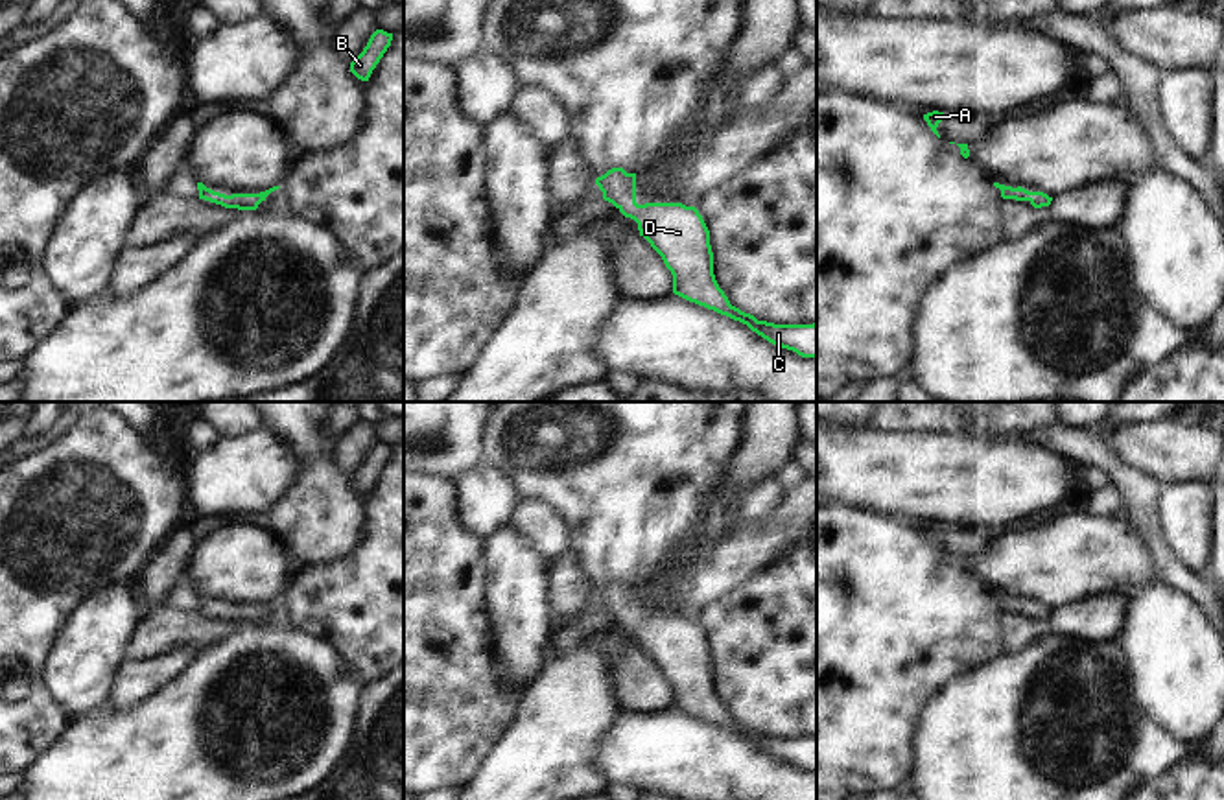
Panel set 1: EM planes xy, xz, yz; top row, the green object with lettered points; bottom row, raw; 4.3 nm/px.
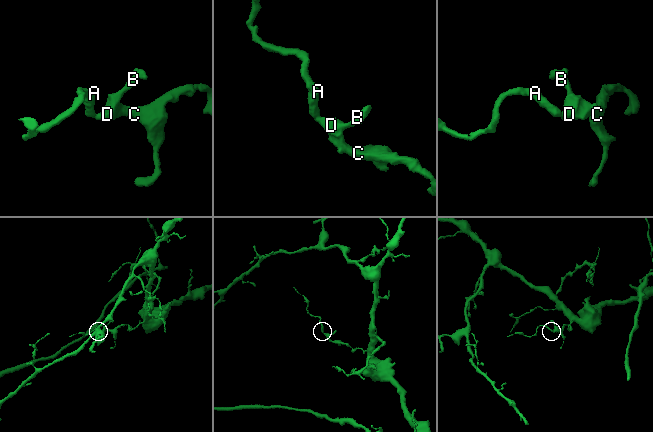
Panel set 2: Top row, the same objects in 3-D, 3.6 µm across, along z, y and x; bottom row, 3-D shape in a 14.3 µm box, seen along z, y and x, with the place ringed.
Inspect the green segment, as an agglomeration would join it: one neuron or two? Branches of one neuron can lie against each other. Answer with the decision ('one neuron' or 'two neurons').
one neuron

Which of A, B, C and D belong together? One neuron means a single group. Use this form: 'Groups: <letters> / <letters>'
Groups: A B C D

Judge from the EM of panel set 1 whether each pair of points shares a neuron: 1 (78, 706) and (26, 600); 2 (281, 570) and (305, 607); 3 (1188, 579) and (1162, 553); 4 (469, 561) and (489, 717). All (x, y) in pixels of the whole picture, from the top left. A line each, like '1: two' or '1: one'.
1: two
2: two
3: one
4: one

